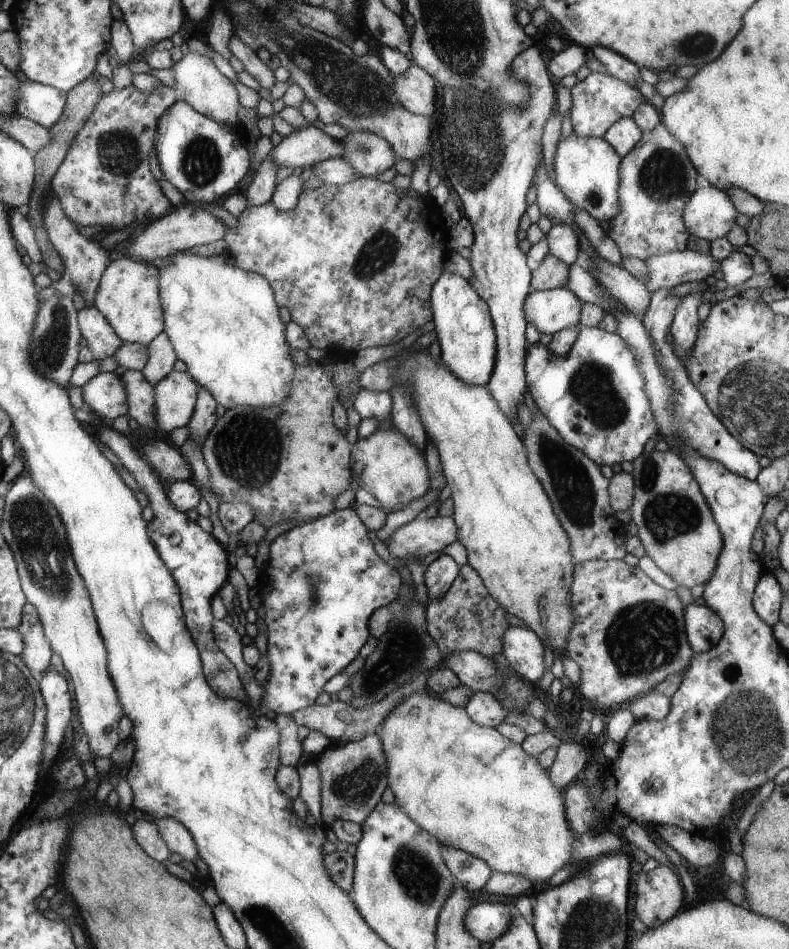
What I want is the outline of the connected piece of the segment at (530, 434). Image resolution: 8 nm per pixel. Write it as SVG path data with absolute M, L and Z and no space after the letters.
M541 412L534 414L532 422L523 429L524 436L526 436L526 448L530 449L530 468L544 485L545 491L553 502L554 512L557 513L558 520L561 521L562 528L569 534L574 562L622 560L627 553L625 542L628 533L626 525L616 517L616 511L610 504L609 478L604 477L598 464L592 462L584 452L568 446L558 431L552 428L552 423L548 422L548 418Z

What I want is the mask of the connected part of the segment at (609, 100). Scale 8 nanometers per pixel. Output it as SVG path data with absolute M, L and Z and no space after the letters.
M593 72L583 81L578 81L570 89L570 94L572 107L569 116L573 132L584 138L603 137L614 122L618 122L620 118L633 118L632 114L636 112L636 107L649 102L636 86L630 86L612 75Z

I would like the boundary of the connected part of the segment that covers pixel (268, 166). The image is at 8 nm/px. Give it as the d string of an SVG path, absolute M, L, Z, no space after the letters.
M270 154L260 162L257 171L253 176L251 184L246 190L247 204L258 206L270 202L276 190L276 177L278 168Z

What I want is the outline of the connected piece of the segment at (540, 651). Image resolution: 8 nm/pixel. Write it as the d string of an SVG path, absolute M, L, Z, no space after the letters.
M510 626L502 636L502 653L514 672L530 684L536 682L546 672L544 646L533 629Z

